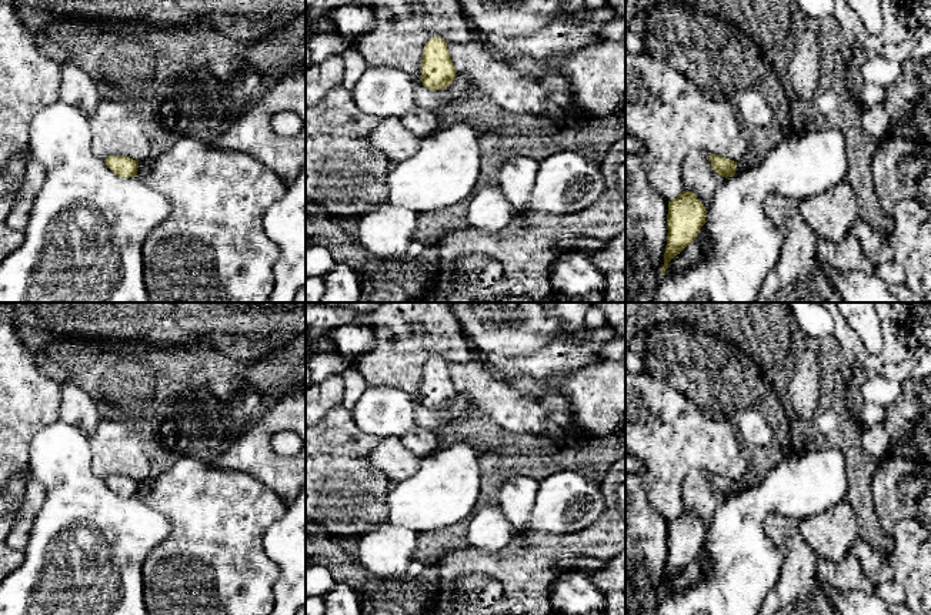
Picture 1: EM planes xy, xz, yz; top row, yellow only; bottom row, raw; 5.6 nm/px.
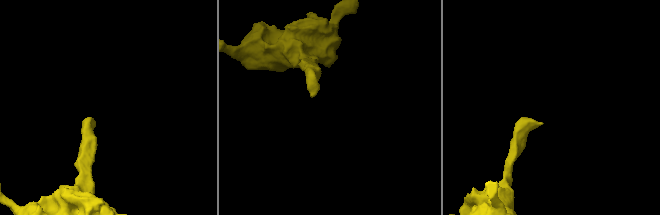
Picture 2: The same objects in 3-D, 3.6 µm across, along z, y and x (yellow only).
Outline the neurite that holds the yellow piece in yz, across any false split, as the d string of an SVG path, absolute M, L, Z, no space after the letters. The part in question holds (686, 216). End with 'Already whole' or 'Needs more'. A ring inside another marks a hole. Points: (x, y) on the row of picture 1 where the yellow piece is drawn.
M683 191L677 198L668 201L667 214L667 245L661 274L668 268L673 257L688 247L705 224L707 210L693 191Z. Already whole

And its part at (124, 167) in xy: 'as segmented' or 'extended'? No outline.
as segmented

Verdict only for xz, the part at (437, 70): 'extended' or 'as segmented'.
as segmented

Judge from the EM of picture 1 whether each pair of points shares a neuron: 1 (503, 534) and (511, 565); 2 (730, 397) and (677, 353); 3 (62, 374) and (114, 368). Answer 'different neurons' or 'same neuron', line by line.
1: different neurons
2: same neuron
3: same neuron

